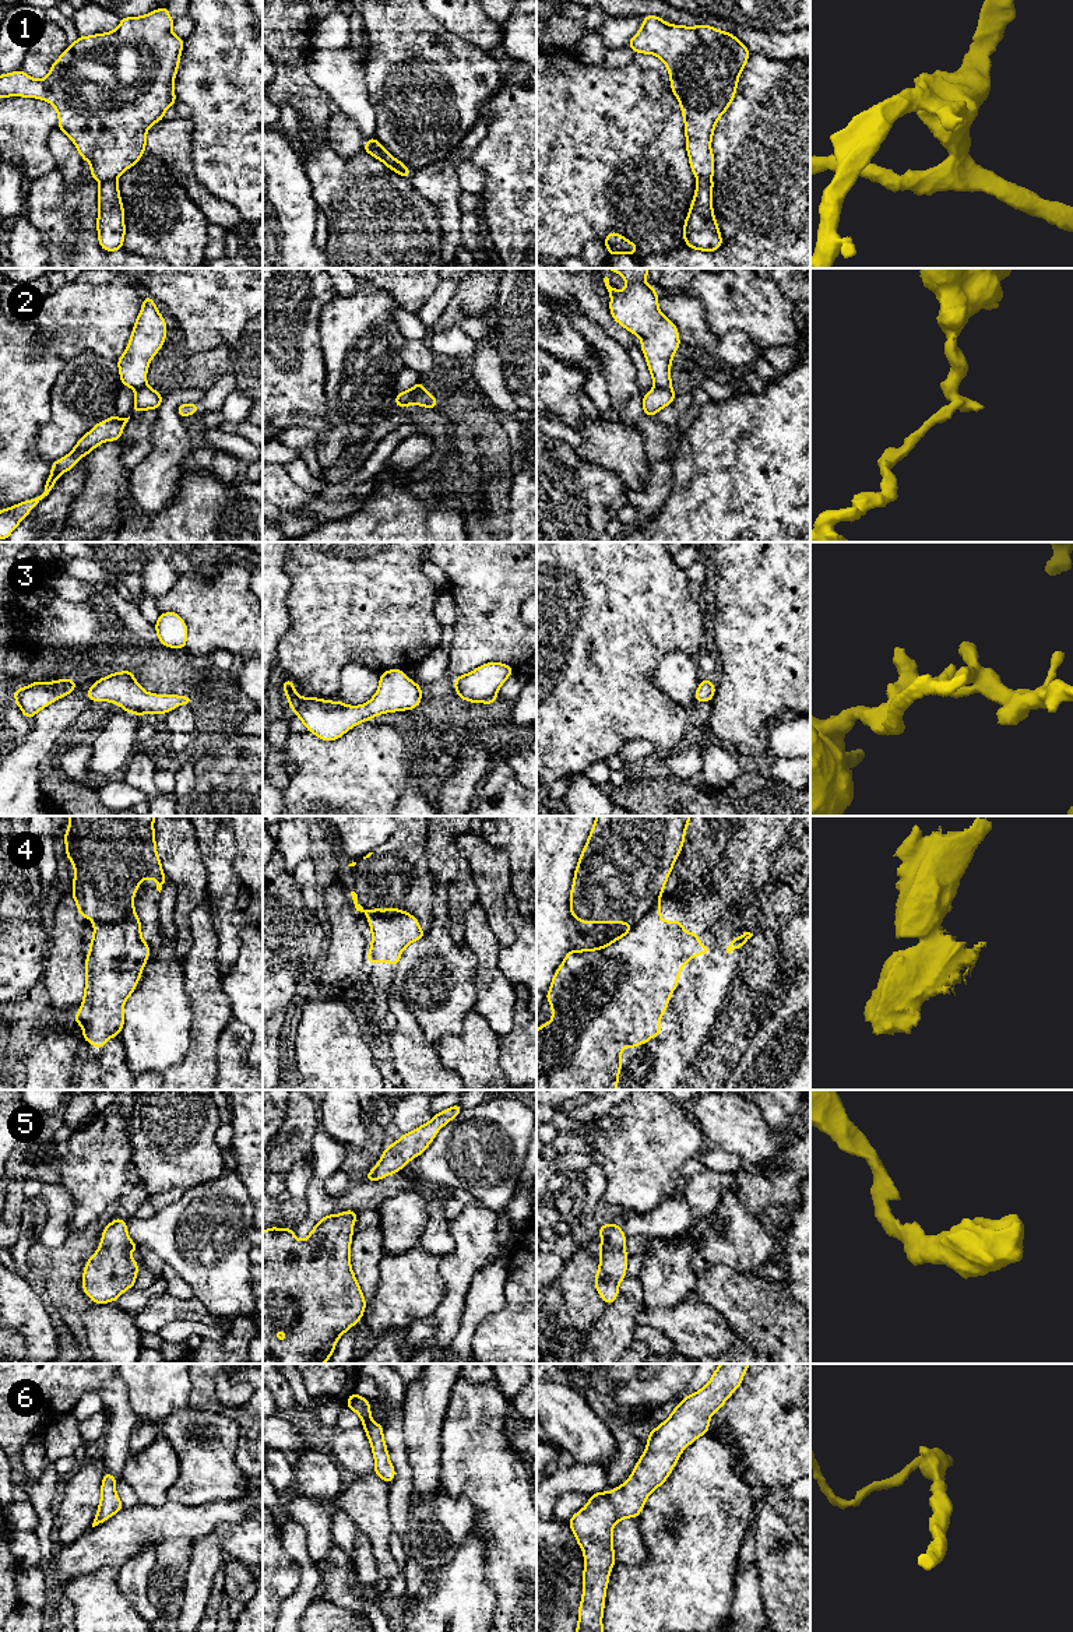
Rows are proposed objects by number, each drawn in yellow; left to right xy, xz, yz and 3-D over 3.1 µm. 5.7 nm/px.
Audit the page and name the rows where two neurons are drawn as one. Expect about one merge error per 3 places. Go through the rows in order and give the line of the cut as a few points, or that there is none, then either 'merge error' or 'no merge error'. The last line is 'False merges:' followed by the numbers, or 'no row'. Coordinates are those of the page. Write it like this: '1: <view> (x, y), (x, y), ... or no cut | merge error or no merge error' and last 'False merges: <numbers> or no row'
1: xy (116, 178), (101, 183) | merge error
2: yz (654, 386), (671, 387) | merge error
3: no cut | no merge error
4: xy (136, 915), (127, 917), (120, 922), (94, 924) | merge error
5: no cut | no merge error
6: no cut | no merge error
False merges: 1, 2, 4

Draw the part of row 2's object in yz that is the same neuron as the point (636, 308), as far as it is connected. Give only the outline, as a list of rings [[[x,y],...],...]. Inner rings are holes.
[[[608,268],[623,275],[627,288],[615,289],[609,278],[604,282],[611,293],[609,310],[615,321],[641,340],[654,387],[672,387],[671,363],[680,345],[676,326],[658,307],[655,288],[648,286],[645,275],[650,268]]]

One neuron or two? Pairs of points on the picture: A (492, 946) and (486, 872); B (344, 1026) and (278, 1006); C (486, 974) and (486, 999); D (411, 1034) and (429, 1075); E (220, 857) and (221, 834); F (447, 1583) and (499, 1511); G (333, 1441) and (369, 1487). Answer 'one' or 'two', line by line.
A: two
B: two
C: one
D: one
E: one
F: two
G: two

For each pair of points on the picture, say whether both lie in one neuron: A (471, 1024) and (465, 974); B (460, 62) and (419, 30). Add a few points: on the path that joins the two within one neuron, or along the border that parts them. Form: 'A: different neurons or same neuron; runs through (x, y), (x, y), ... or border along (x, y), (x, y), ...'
A: different neurons; border along (472, 1009), (464, 1017), (458, 1033), (446, 1034)
B: same neuron; runs through (449, 62), (444, 62), (424, 41)

